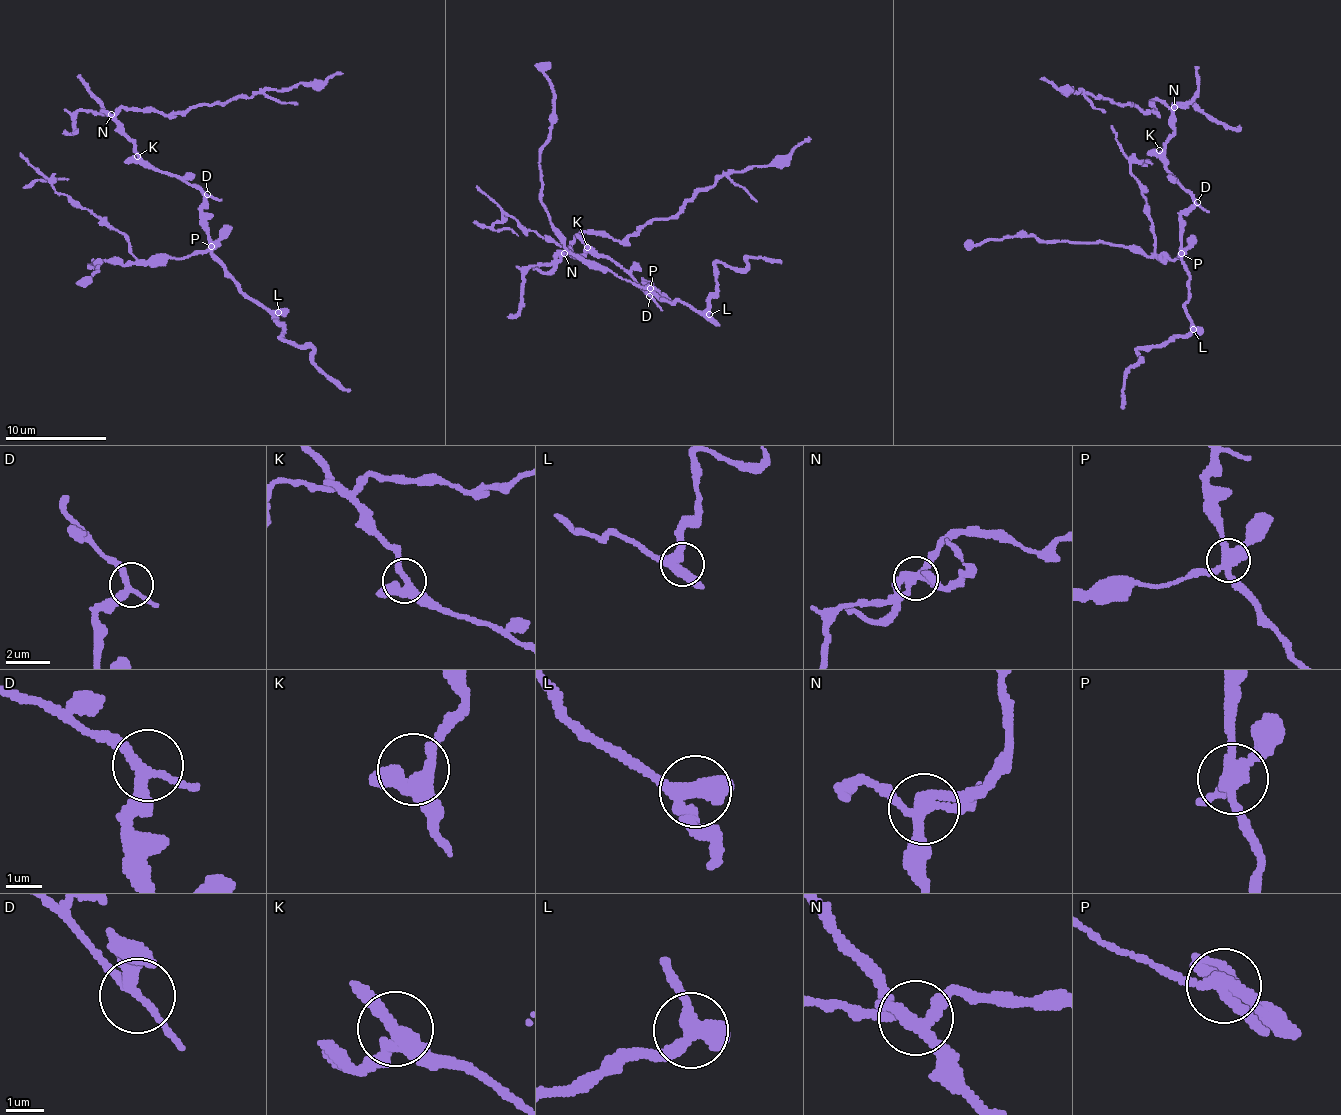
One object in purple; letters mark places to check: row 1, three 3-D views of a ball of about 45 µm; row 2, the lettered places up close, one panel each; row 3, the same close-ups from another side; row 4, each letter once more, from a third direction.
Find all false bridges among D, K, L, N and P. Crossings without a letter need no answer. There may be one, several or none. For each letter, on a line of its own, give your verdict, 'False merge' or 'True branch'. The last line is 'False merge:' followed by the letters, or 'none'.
D: True branch
K: True branch
L: True branch
N: False merge
P: False merge
False merge: N, P

